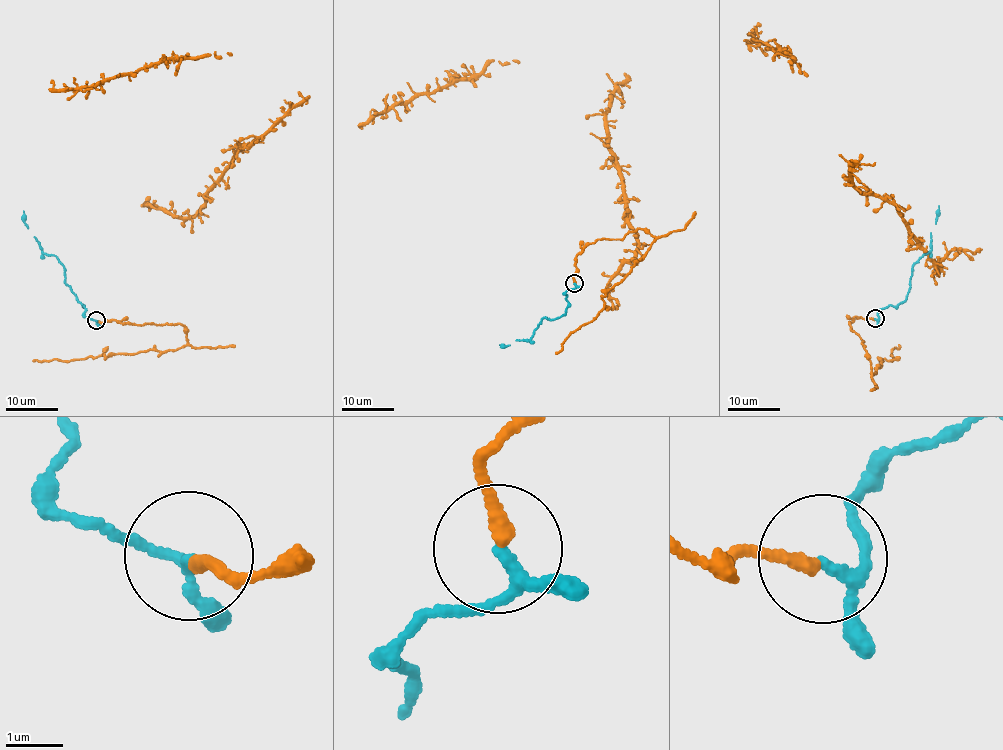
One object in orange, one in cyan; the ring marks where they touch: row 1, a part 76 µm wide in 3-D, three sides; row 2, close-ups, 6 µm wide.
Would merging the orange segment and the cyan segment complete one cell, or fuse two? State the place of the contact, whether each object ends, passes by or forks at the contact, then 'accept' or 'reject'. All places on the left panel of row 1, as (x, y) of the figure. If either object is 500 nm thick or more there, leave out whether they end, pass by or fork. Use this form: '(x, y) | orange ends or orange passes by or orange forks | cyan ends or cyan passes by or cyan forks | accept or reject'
(96, 320) | orange ends | cyan passes by | accept

